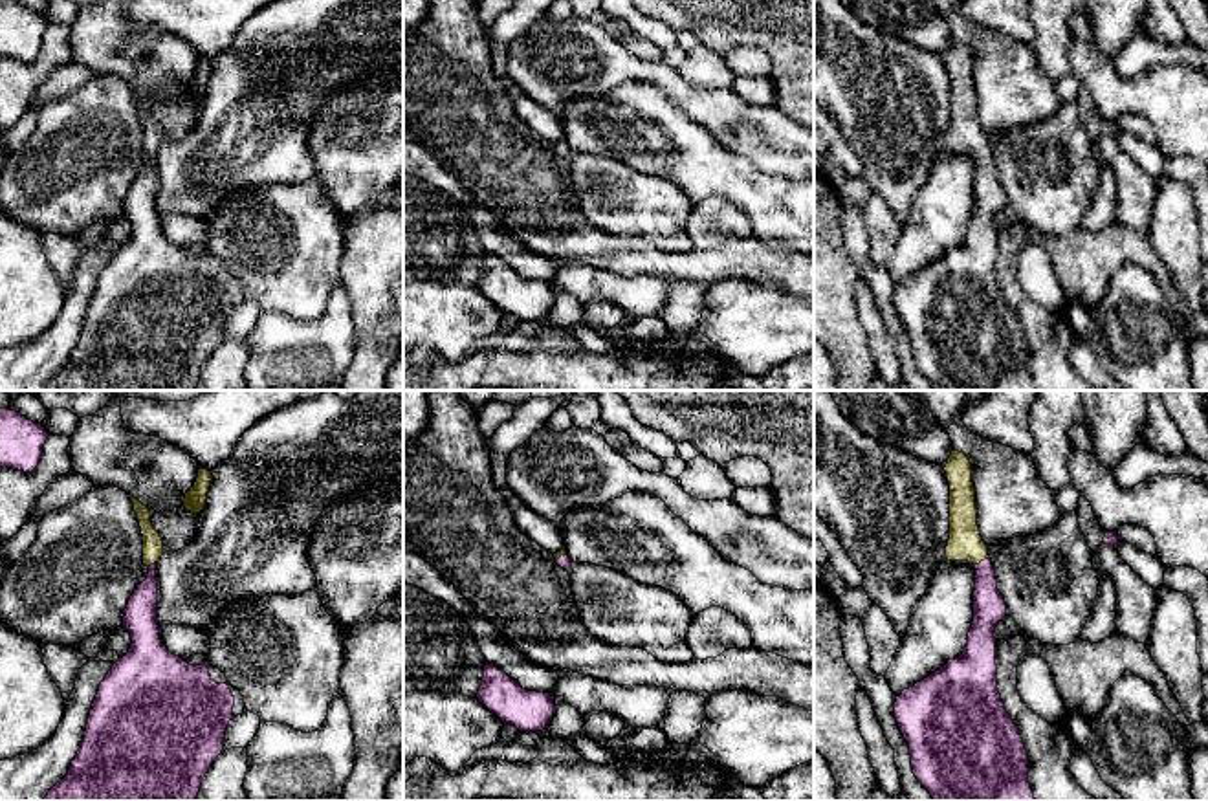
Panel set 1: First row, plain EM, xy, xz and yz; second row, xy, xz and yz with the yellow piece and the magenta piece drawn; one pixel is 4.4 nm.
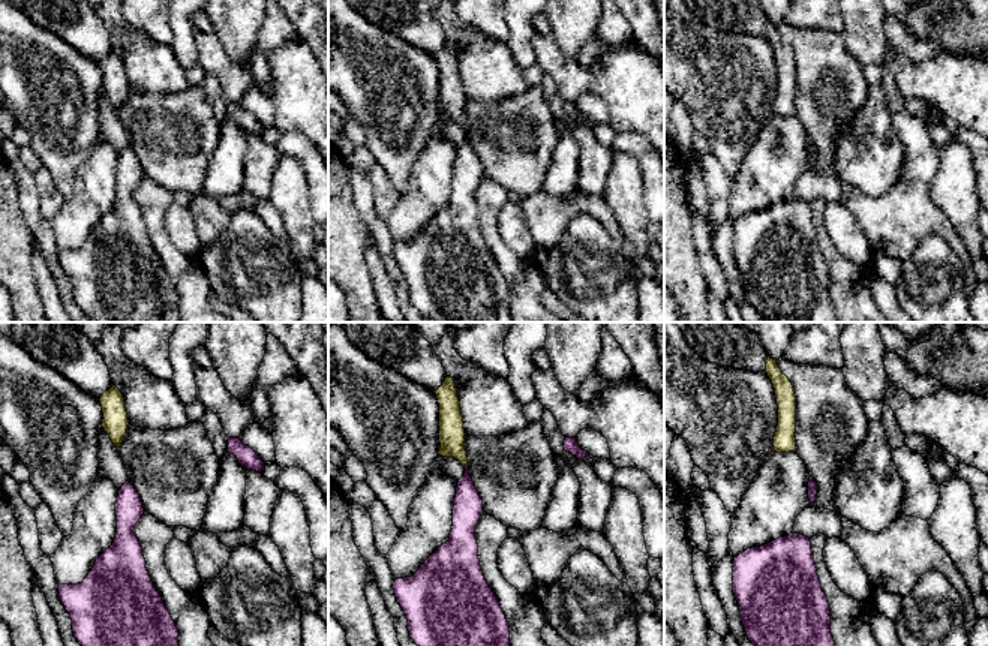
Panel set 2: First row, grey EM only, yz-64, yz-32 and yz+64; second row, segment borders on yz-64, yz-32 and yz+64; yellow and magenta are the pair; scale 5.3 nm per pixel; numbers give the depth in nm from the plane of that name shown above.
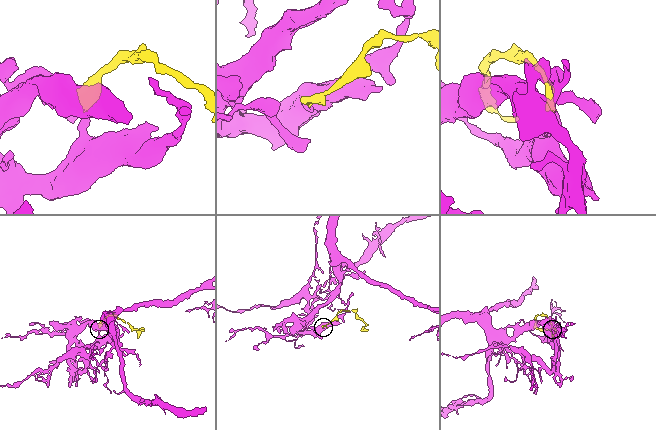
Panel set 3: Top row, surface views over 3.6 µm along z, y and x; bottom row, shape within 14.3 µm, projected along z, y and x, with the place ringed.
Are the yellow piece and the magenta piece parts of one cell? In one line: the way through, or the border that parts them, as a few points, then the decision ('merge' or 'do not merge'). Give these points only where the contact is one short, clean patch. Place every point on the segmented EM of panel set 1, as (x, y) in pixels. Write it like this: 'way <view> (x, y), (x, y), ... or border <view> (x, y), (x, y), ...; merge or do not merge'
way yz (965, 543), (981, 559), (988, 607); merge

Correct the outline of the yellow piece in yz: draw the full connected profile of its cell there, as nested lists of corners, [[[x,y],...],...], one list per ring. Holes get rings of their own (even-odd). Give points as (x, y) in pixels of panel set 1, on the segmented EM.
[[[951,451],[944,471],[950,484],[946,559],[975,565],[973,621],[959,658],[896,697],[895,719],[909,746],[913,774],[933,801],[1036,801],[1023,739],[997,689],[994,631],[1006,616],[1006,605],[977,526],[972,464],[964,453]]]

